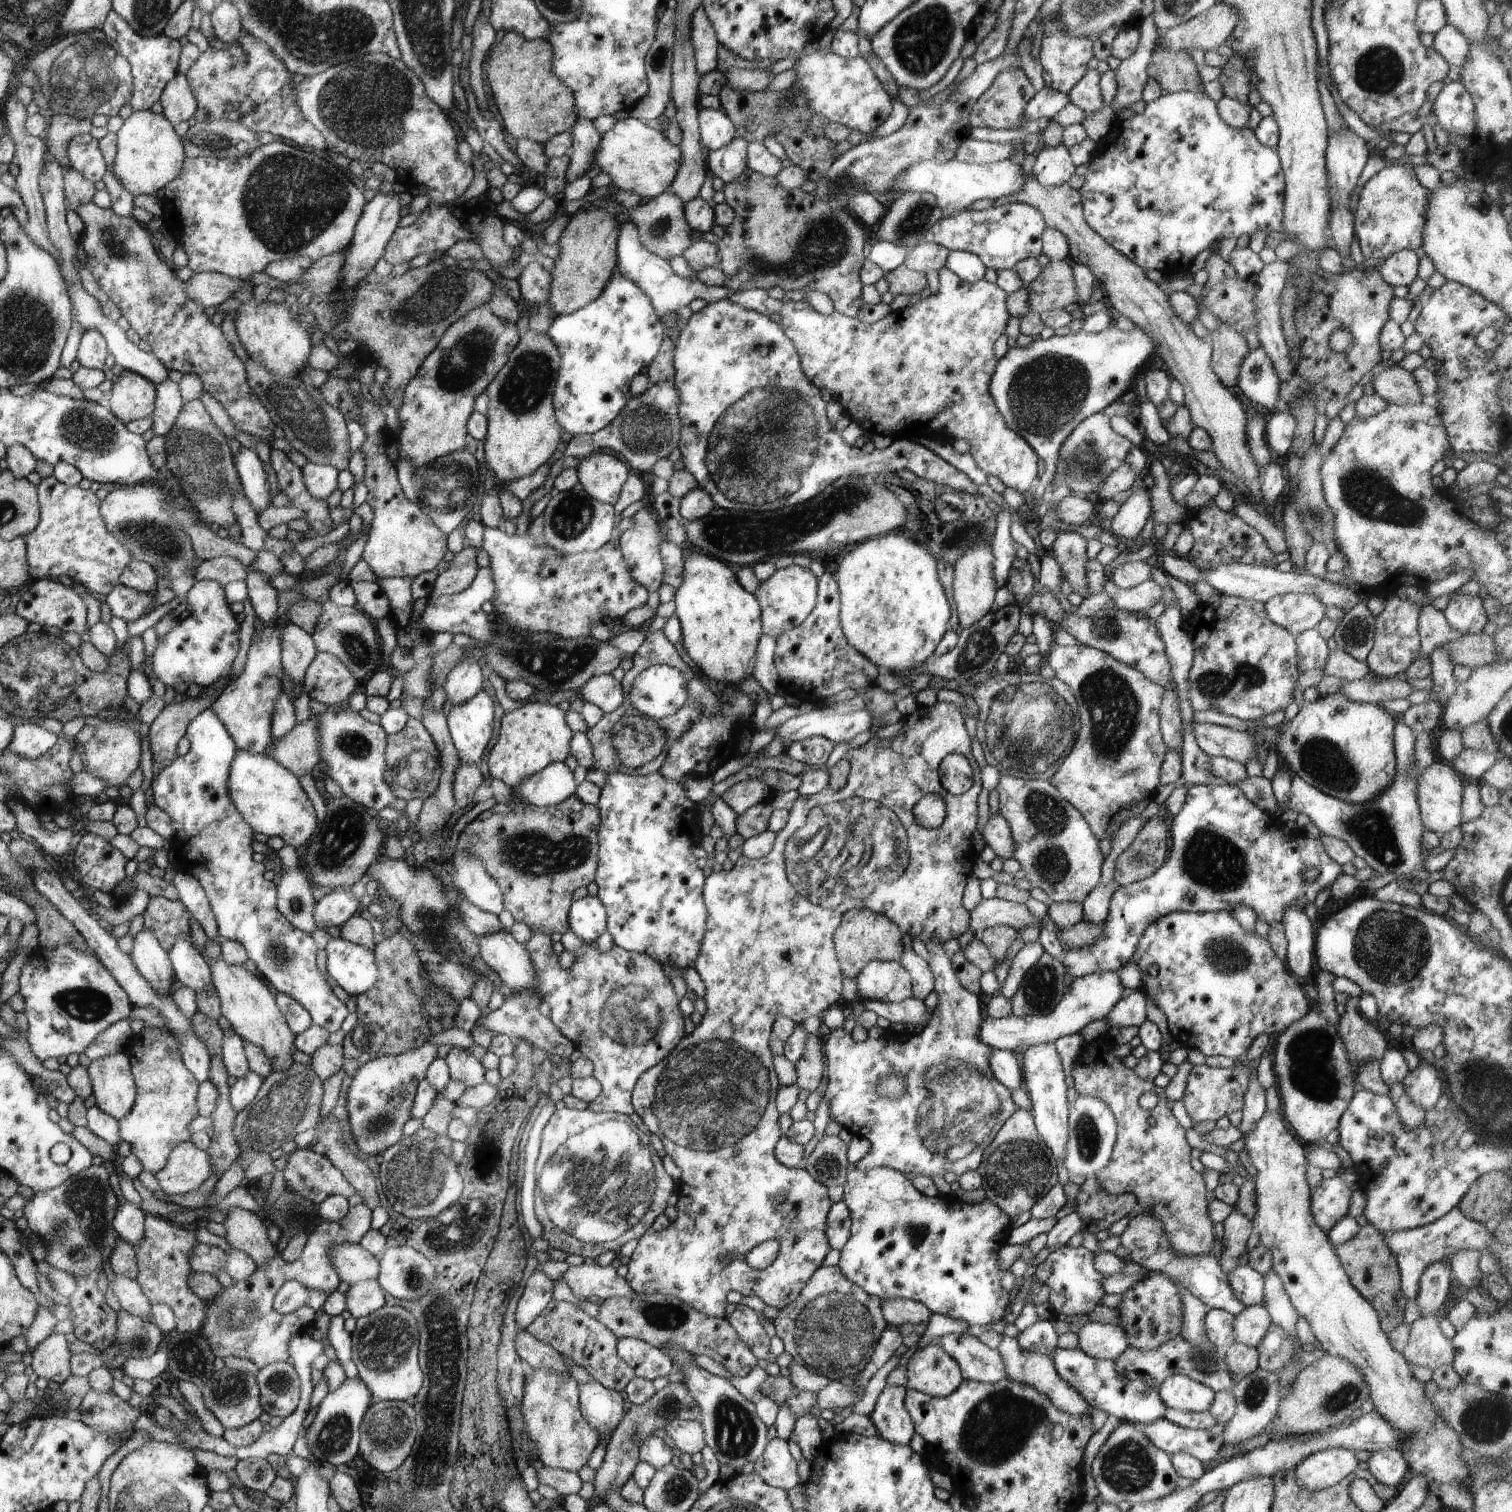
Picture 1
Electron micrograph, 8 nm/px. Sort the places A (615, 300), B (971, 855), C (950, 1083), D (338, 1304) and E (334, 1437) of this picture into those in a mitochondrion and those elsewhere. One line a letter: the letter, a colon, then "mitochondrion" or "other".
A: other
B: other
C: mitochondrion
D: other
E: mitochondrion

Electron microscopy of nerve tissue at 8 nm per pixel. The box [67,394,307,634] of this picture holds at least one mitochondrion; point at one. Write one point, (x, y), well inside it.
(198, 455)

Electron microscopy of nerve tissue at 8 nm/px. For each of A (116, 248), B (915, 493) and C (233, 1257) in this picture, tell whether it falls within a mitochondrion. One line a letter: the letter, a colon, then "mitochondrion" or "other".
A: mitochondrion
B: other
C: other

